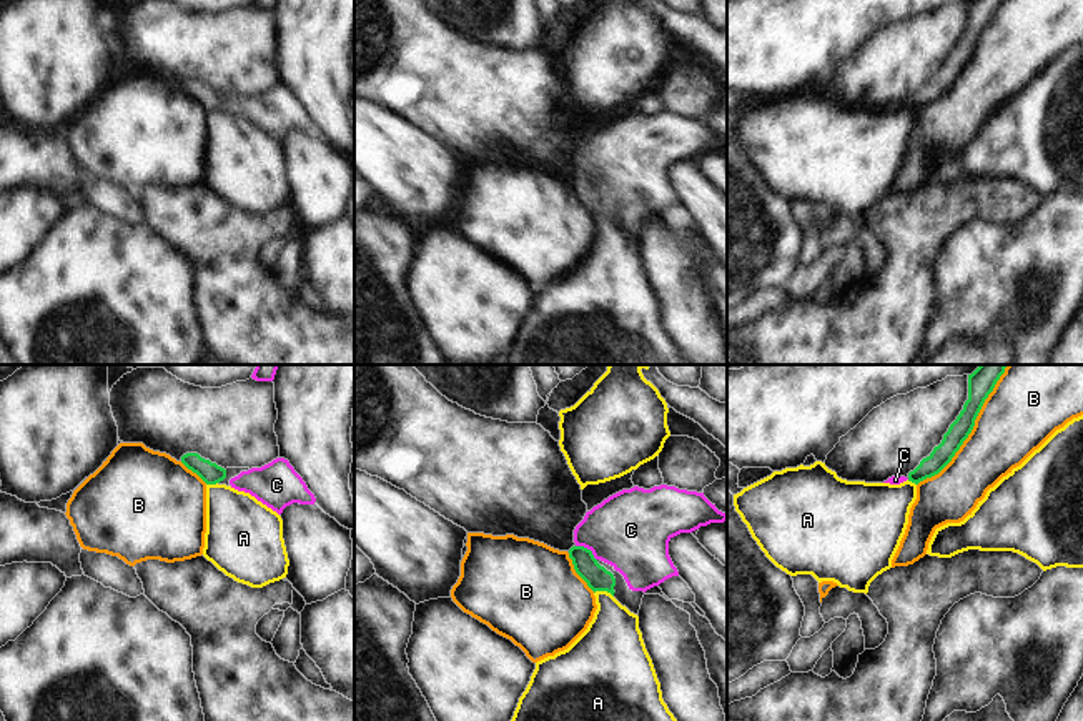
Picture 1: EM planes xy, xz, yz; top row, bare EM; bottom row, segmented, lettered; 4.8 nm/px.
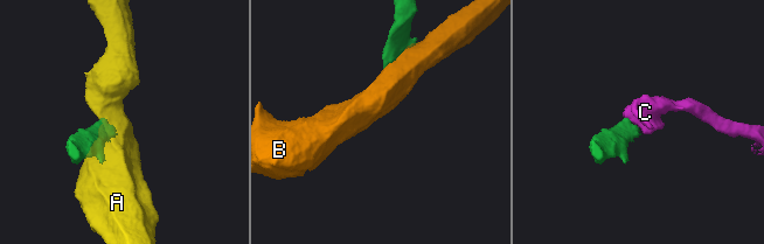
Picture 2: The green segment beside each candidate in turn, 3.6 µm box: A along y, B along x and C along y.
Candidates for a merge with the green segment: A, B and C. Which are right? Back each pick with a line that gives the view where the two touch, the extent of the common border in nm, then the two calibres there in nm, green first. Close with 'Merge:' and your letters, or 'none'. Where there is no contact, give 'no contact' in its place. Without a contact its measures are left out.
C: contact in xz; length 130 nm; calibres 120 and 380 nm
Merge: C

